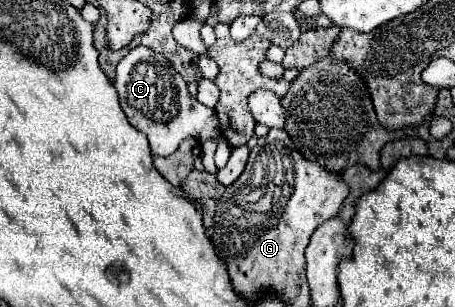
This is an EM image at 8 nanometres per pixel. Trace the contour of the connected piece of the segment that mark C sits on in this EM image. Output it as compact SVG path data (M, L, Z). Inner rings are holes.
M148 47L132 49L116 67L114 87L120 97L122 111L126 113L132 127L142 131L152 147L152 155L170 155L186 137L196 137L200 141L216 139L220 135L218 115L212 107L202 105L190 95L182 75L174 71L170 61L150 51ZM178 81L178 85L174 83Z

